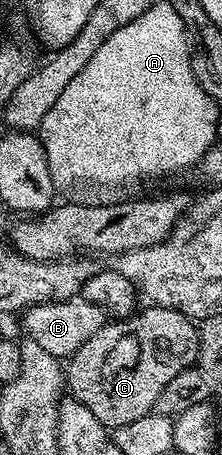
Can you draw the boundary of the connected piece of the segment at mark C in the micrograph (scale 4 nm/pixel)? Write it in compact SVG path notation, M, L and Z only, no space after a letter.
M148 306L145 312L140 310L127 318L120 318L115 322L106 322L98 330L98 334L94 334L94 338L89 338L87 342L82 342L80 349L73 356L67 357L66 388L70 393L71 399L82 402L82 406L86 406L86 410L90 410L90 414L94 414L94 418L98 418L98 422L102 422L105 428L109 430L130 426L130 422L138 422L138 418L153 415L156 403L158 402L158 394L162 394L162 390L166 390L166 386L169 385L176 375L182 374L182 370L195 365L198 358L198 334L196 330L197 325L189 320L187 316L183 316L178 310L170 310L169 308L161 308L159 306Z

